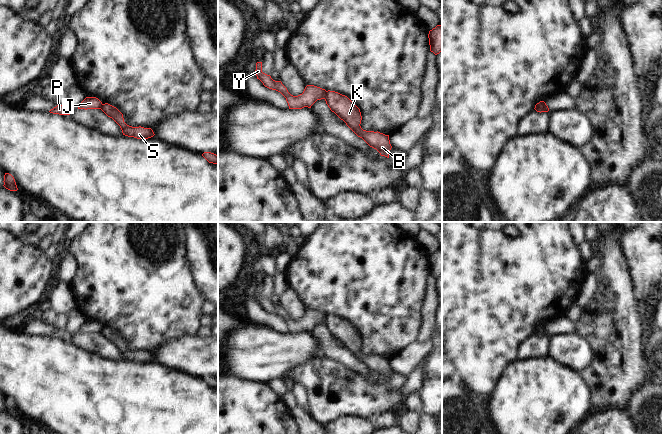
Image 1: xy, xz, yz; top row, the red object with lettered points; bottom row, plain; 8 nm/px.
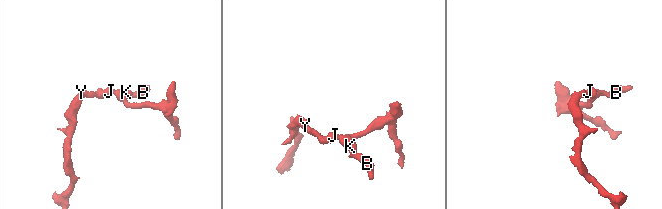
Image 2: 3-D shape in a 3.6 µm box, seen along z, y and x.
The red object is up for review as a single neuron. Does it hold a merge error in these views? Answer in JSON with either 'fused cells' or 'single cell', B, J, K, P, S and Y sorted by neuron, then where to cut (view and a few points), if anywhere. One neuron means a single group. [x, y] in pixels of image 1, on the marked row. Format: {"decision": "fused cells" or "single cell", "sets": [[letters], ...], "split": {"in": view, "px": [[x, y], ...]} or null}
{"decision": "fused cells", "sets": [["B", "K", "S"], ["J", "P", "Y"]], "split": {"in": "xz", "px": [[326, 91], [324, 98]]}}

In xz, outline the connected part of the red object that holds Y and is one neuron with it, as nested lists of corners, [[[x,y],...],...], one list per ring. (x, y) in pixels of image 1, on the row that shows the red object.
[[[262,62],[256,63],[255,73],[257,79],[259,79],[265,87],[280,92],[286,98],[289,109],[311,108],[317,100],[325,99],[326,90],[314,85],[307,85],[303,93],[298,96],[291,95],[281,81],[275,81],[270,75],[262,72]]]

